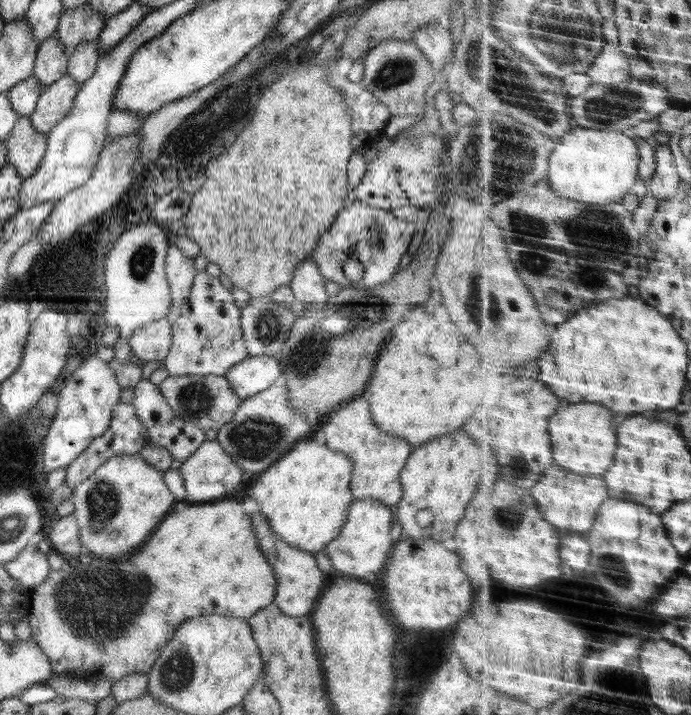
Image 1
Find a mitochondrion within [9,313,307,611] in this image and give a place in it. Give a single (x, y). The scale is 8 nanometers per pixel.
(254, 439)

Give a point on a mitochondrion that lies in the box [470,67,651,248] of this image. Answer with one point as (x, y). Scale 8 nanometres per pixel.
(617, 104)

